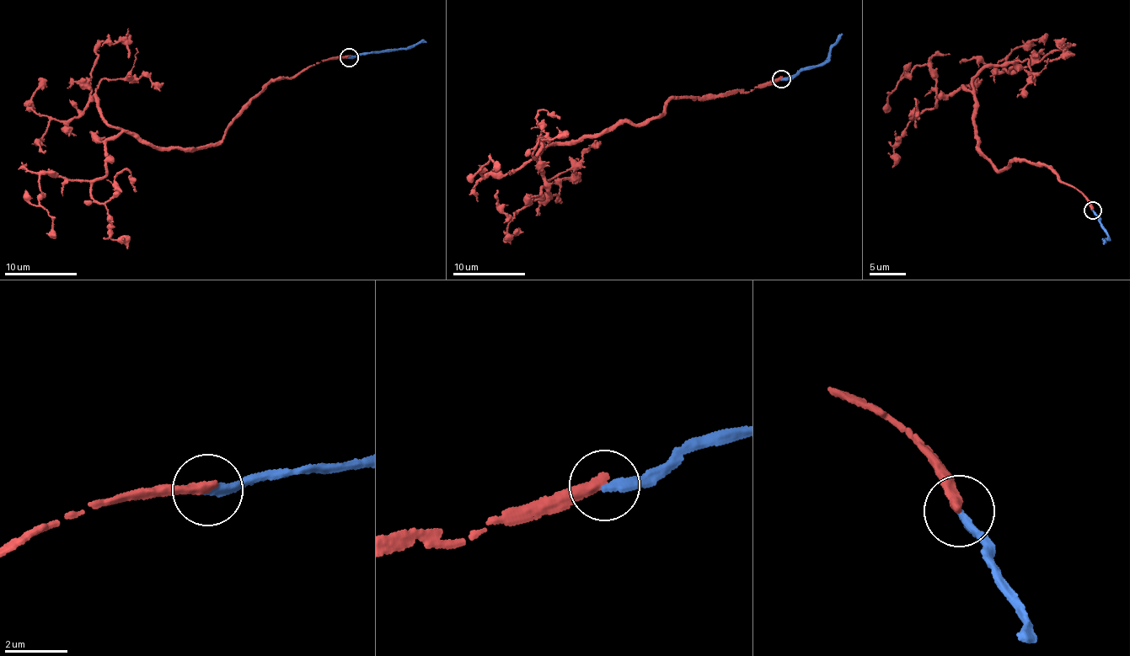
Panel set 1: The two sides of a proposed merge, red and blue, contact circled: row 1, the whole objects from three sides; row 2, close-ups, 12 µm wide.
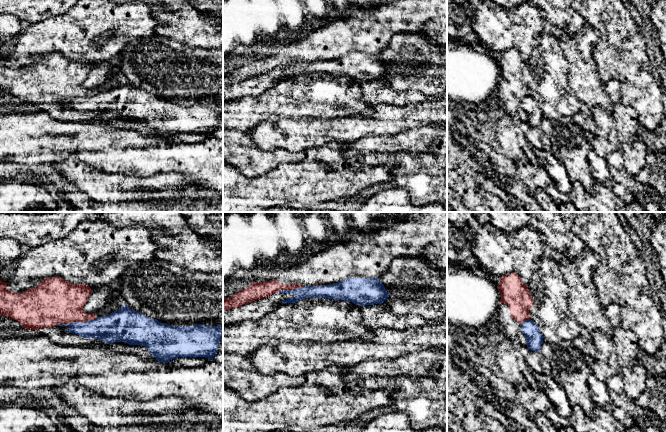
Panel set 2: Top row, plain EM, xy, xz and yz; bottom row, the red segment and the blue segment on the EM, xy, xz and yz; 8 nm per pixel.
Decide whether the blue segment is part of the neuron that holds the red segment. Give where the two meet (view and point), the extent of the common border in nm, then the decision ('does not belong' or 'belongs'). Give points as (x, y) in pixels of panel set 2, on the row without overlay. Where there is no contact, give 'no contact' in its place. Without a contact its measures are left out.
contact xy (80, 96); length 240 nm; does not belong

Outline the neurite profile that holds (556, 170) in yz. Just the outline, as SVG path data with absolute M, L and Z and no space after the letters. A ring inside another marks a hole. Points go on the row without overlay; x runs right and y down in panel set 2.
M533 148L534 154L539 159L540 165L543 166L552 180L556 188L563 194L570 195L572 191L572 182L568 178L567 172L563 164L549 150Z

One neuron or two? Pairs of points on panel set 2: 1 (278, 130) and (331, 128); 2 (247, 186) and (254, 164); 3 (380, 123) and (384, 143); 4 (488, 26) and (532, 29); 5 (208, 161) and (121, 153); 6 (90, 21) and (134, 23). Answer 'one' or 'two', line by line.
1: one
2: two
3: two
4: one
5: one
6: one

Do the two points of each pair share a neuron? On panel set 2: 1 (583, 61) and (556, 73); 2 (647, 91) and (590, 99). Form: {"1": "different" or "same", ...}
{"1": "different", "2": "different"}

